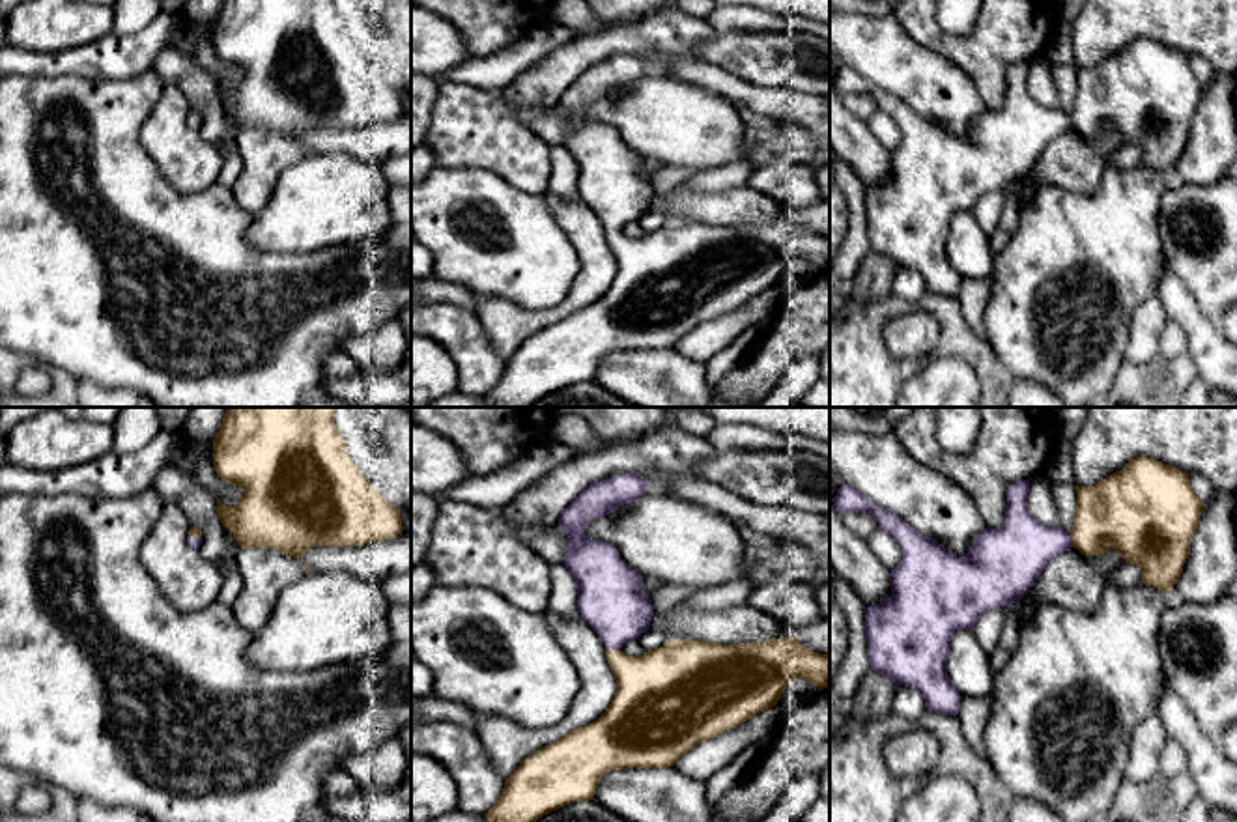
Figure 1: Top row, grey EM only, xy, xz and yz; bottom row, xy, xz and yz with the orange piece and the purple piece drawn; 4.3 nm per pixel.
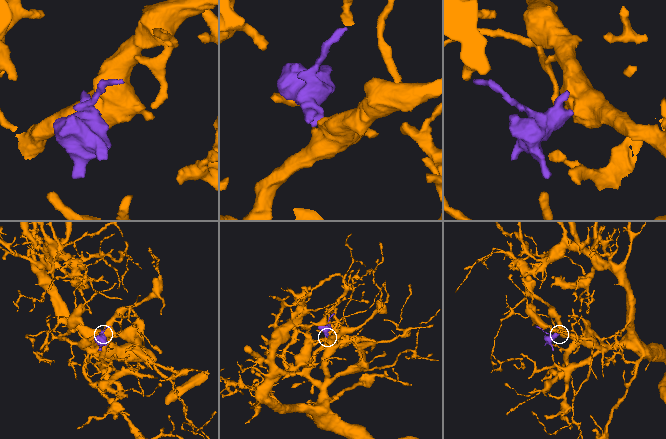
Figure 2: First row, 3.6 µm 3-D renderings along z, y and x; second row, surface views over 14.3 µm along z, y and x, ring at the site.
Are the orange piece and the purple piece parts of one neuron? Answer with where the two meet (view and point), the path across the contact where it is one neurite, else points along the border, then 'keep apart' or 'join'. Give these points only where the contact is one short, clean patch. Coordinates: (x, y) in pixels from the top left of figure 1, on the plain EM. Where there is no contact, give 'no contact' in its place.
yz (1073, 122) | across yz (1123, 94), (1073, 122), (1051, 122), (1017, 133) | join

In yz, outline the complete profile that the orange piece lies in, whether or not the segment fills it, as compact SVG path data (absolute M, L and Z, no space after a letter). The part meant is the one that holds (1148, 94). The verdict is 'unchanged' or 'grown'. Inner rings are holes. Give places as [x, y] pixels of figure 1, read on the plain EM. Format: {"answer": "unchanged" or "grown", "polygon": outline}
{"answer": "grown", "polygon": "M1134 39L1121 52L1095 67L1076 67L1076 95L1071 112L1045 108L1028 90L1030 62L1007 73L1005 103L977 116L964 138L923 118L903 99L882 92L852 67L845 65L832 80L841 97L873 95L878 112L903 123L903 140L891 151L891 177L865 192L865 224L873 252L897 267L916 271L929 293L957 297L960 275L947 260L947 234L959 211L974 211L977 200L996 189L1018 185L1035 166L1043 149L1071 129L1082 136L1101 136L1114 129L1127 144L1142 151L1142 164L1172 177L1190 136L1203 84L1194 77L1188 56L1153 39Z"}

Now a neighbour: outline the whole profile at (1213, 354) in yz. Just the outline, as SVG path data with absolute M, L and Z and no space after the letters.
M1162 269L1155 284L1155 297L1168 318L1181 325L1188 346L1187 355L1198 366L1201 379L1211 389L1237 398L1237 346L1224 336L1216 321L1203 316L1172 269Z

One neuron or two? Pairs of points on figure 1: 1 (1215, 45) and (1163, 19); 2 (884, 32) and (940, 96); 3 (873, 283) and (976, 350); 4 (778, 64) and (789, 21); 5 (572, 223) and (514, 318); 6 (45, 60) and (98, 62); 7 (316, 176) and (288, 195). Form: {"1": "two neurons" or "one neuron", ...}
{"1": "one neuron", "2": "one neuron", "3": "two neurons", "4": "two neurons", "5": "one neuron", "6": "one neuron", "7": "one neuron"}

